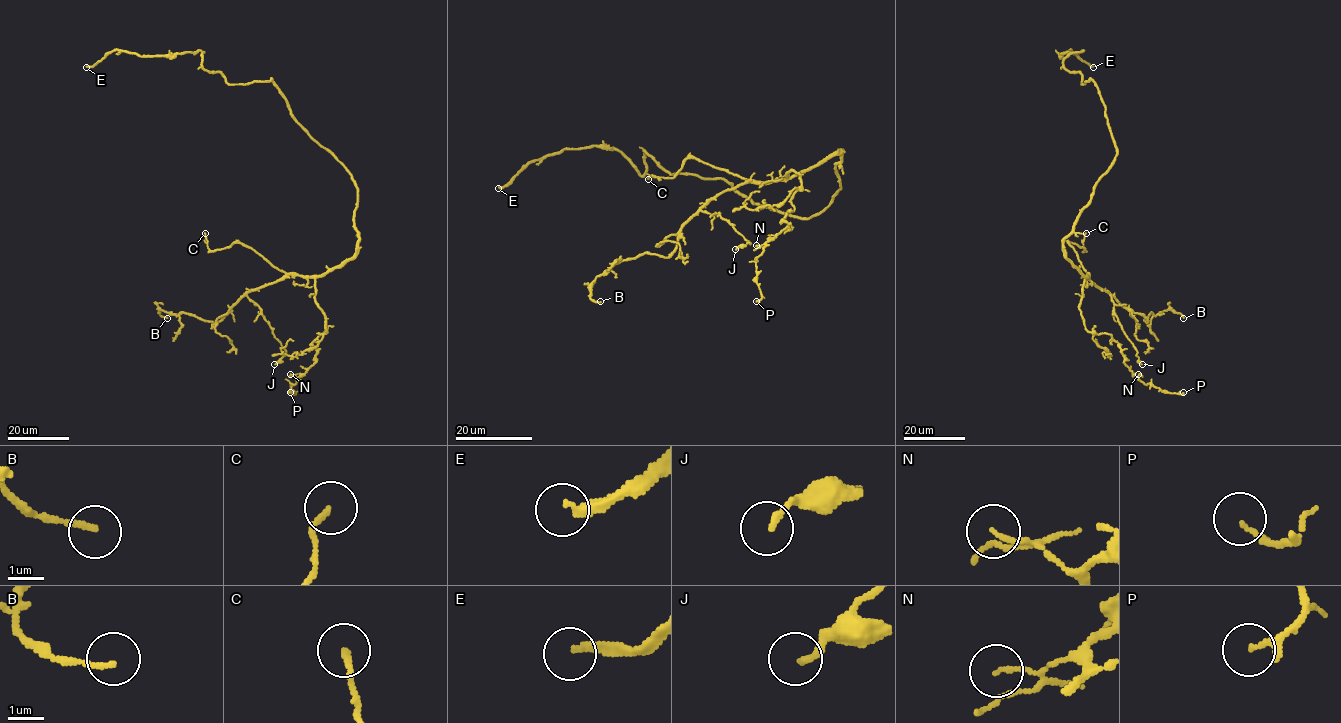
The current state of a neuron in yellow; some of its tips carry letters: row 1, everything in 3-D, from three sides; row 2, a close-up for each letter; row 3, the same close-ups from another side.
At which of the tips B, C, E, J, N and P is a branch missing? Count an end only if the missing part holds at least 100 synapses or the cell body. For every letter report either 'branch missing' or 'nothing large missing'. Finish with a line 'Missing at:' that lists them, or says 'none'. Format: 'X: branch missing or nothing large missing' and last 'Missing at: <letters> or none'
B: nothing large missing
C: nothing large missing
E: branch missing
J: nothing large missing
N: nothing large missing
P: nothing large missing
Missing at: E

